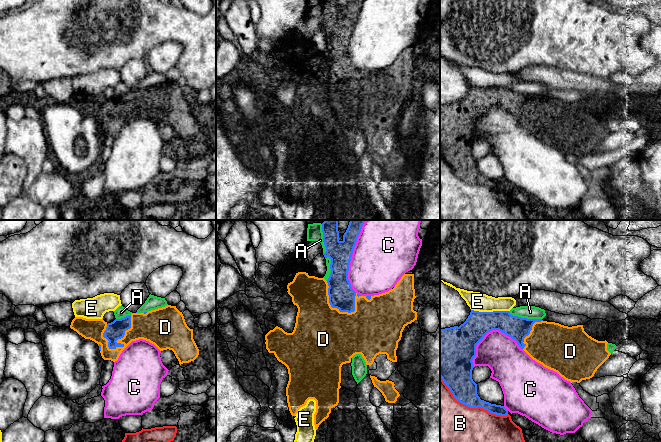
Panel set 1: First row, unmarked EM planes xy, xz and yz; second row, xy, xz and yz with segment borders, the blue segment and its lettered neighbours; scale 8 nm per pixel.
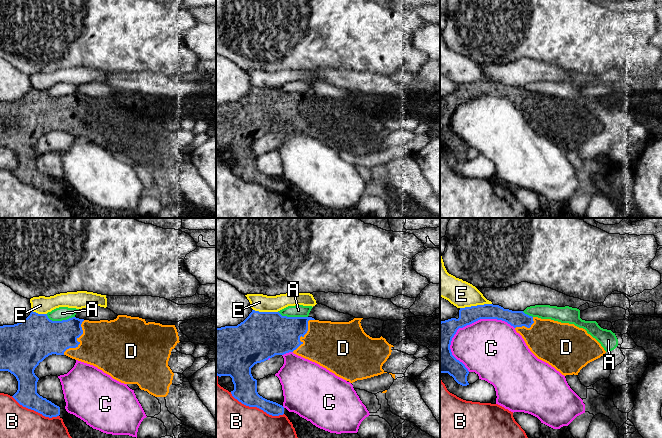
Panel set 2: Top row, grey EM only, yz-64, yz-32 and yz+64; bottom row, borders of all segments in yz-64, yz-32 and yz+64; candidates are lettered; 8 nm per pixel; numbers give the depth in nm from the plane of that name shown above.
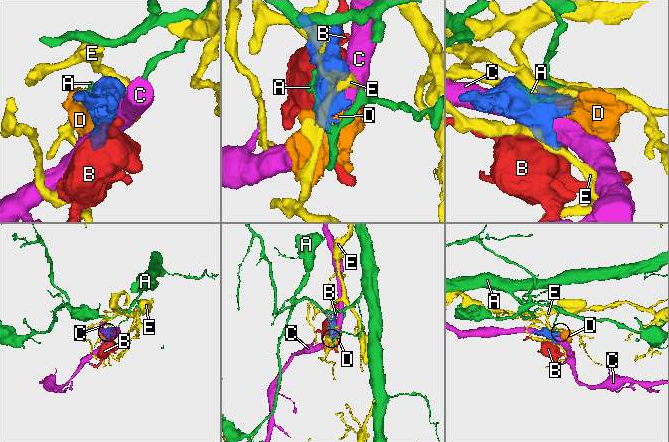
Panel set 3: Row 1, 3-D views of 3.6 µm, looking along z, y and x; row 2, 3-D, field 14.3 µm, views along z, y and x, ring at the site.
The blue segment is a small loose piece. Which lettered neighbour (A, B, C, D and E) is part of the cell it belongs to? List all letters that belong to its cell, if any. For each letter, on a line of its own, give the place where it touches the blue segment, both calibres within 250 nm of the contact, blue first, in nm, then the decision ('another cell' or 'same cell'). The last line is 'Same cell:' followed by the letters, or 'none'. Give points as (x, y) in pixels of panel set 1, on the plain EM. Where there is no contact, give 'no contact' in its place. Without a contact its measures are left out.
A: yz (525, 94) | 180/110 nm | another cell
B: yz (471, 183) | 220/500 nm | another cell
C: xz (350, 36) | 190/460 nm | another cell
D: xy (120, 114) | 150/220 nm | same cell
E: yz (490, 88) | 200/150 nm | another cell
Same cell: D

